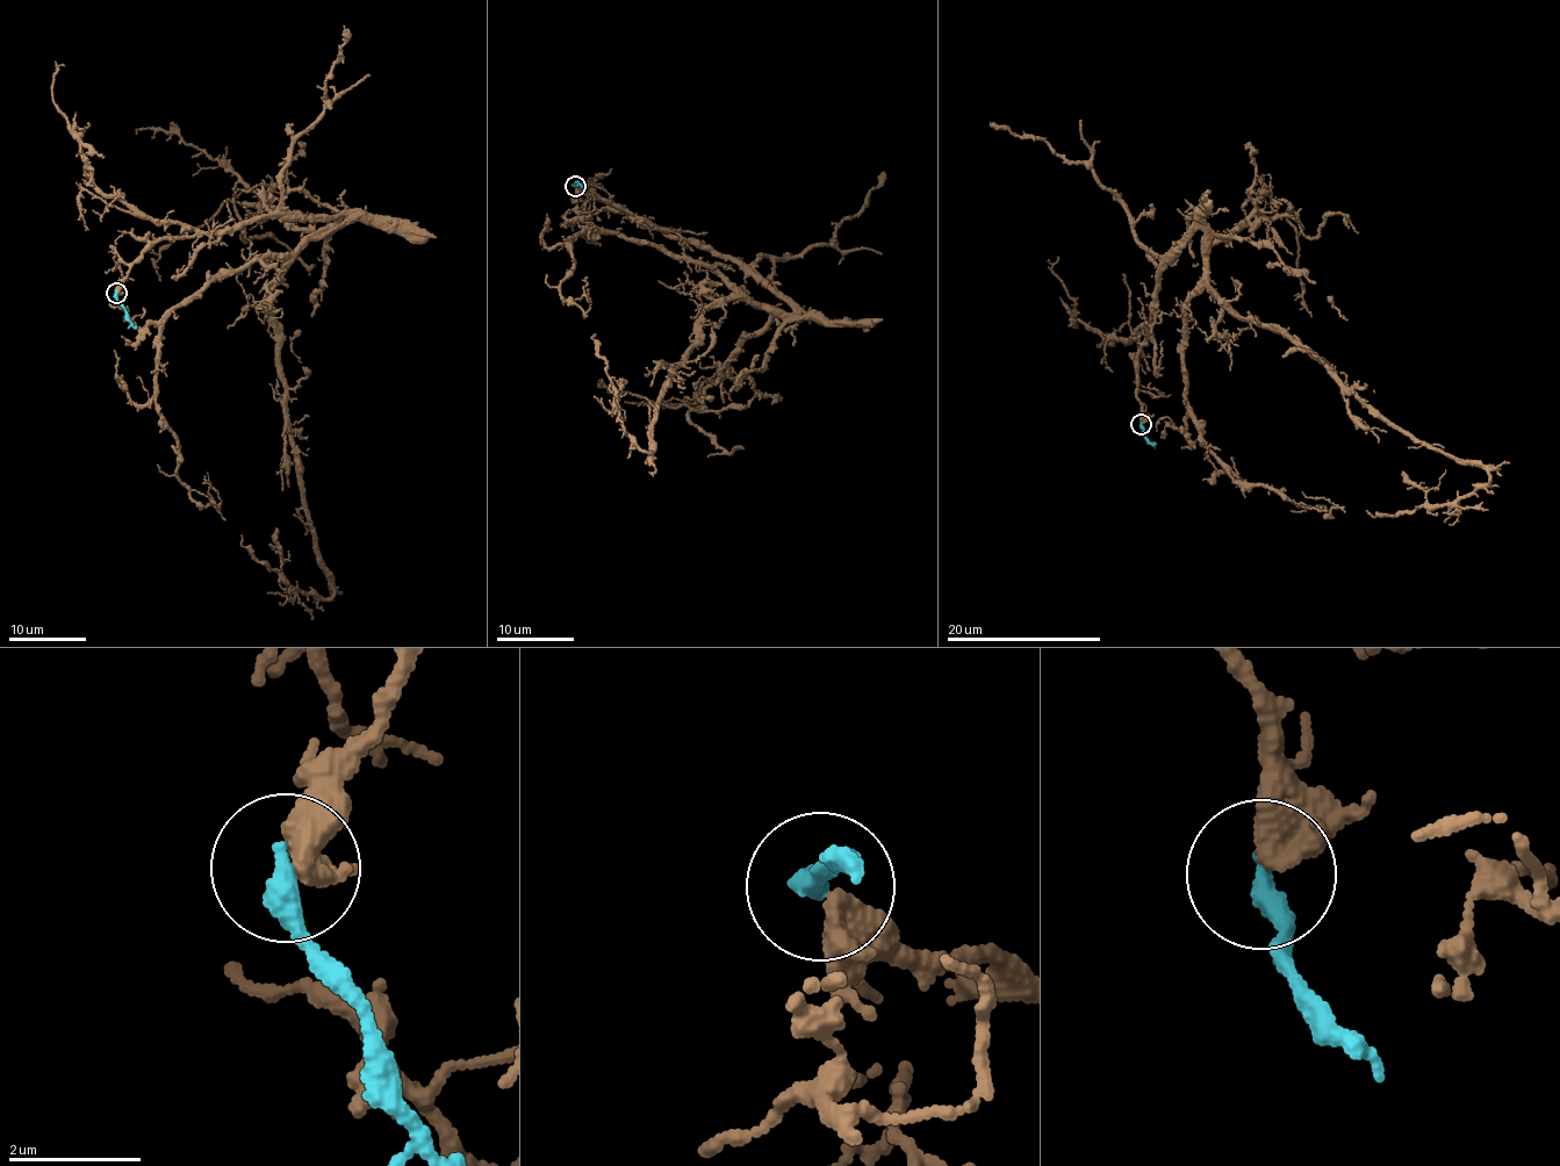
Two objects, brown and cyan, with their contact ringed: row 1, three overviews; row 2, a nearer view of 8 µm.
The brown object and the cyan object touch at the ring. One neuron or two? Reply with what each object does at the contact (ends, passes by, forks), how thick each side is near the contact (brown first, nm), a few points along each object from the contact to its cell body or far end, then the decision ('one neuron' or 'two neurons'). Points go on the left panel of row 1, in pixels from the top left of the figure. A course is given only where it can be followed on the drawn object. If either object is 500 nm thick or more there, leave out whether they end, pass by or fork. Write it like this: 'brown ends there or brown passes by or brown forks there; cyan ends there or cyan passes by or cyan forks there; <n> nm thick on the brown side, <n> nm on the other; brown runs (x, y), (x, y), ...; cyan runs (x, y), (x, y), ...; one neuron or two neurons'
550 nm thick on the brown side, 360 nm on the other; brown runs (116, 294), (160, 240), (258, 218), (333, 221), (268, 297), (335, 592), (293, 589), (242, 534); cyan runs (116, 293), (136, 328); two neurons

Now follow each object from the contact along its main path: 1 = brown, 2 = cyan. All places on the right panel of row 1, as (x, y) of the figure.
1: (1142, 424), (1156, 280), (1200, 229), (1210, 288), (1239, 316), (1487, 473), (1452, 503), (1366, 510)
2: (1140, 424), (1145, 439), (1157, 443)

